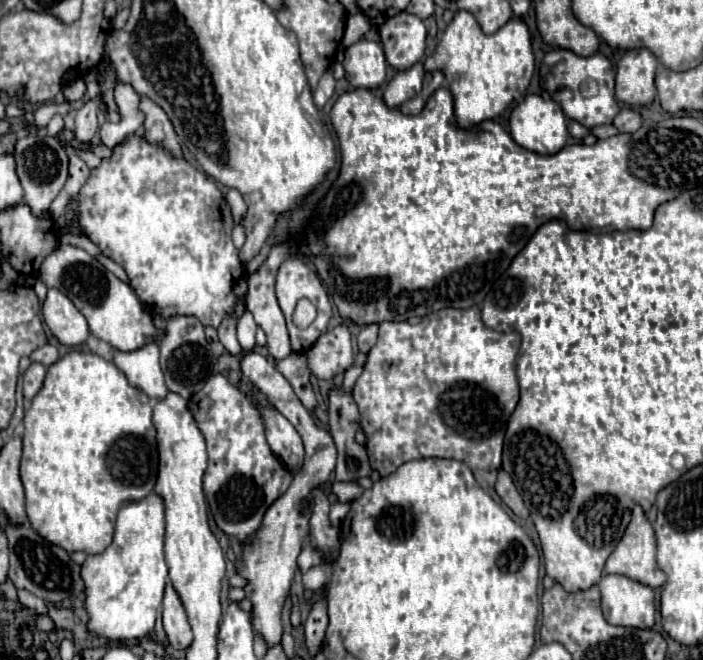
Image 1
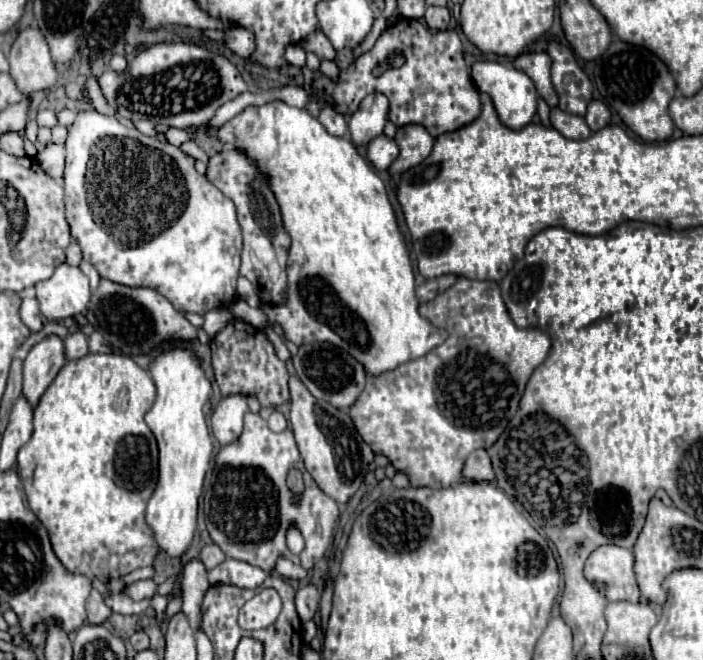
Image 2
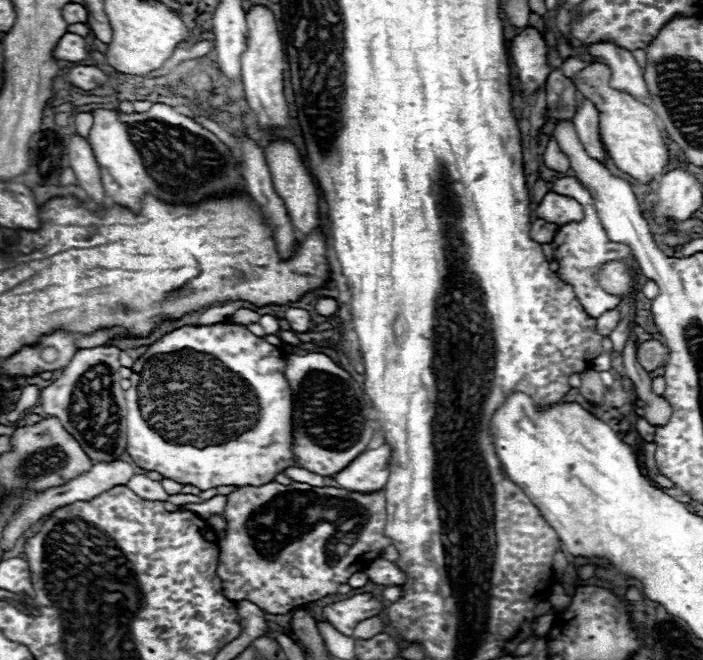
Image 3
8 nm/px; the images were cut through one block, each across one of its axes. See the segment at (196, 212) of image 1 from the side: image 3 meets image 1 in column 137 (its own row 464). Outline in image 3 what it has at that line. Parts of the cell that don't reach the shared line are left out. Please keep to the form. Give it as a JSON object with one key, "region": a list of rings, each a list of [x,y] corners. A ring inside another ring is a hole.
{"region":[[[238,324],[182,326],[164,334],[148,346],[132,368],[132,388],[126,392],[126,452],[136,466],[158,472],[180,484],[194,484],[200,490],[216,486],[260,486],[272,482],[284,468],[294,466],[292,392],[284,378],[284,366],[286,354],[278,346],[268,344],[264,338],[254,336]]]}

